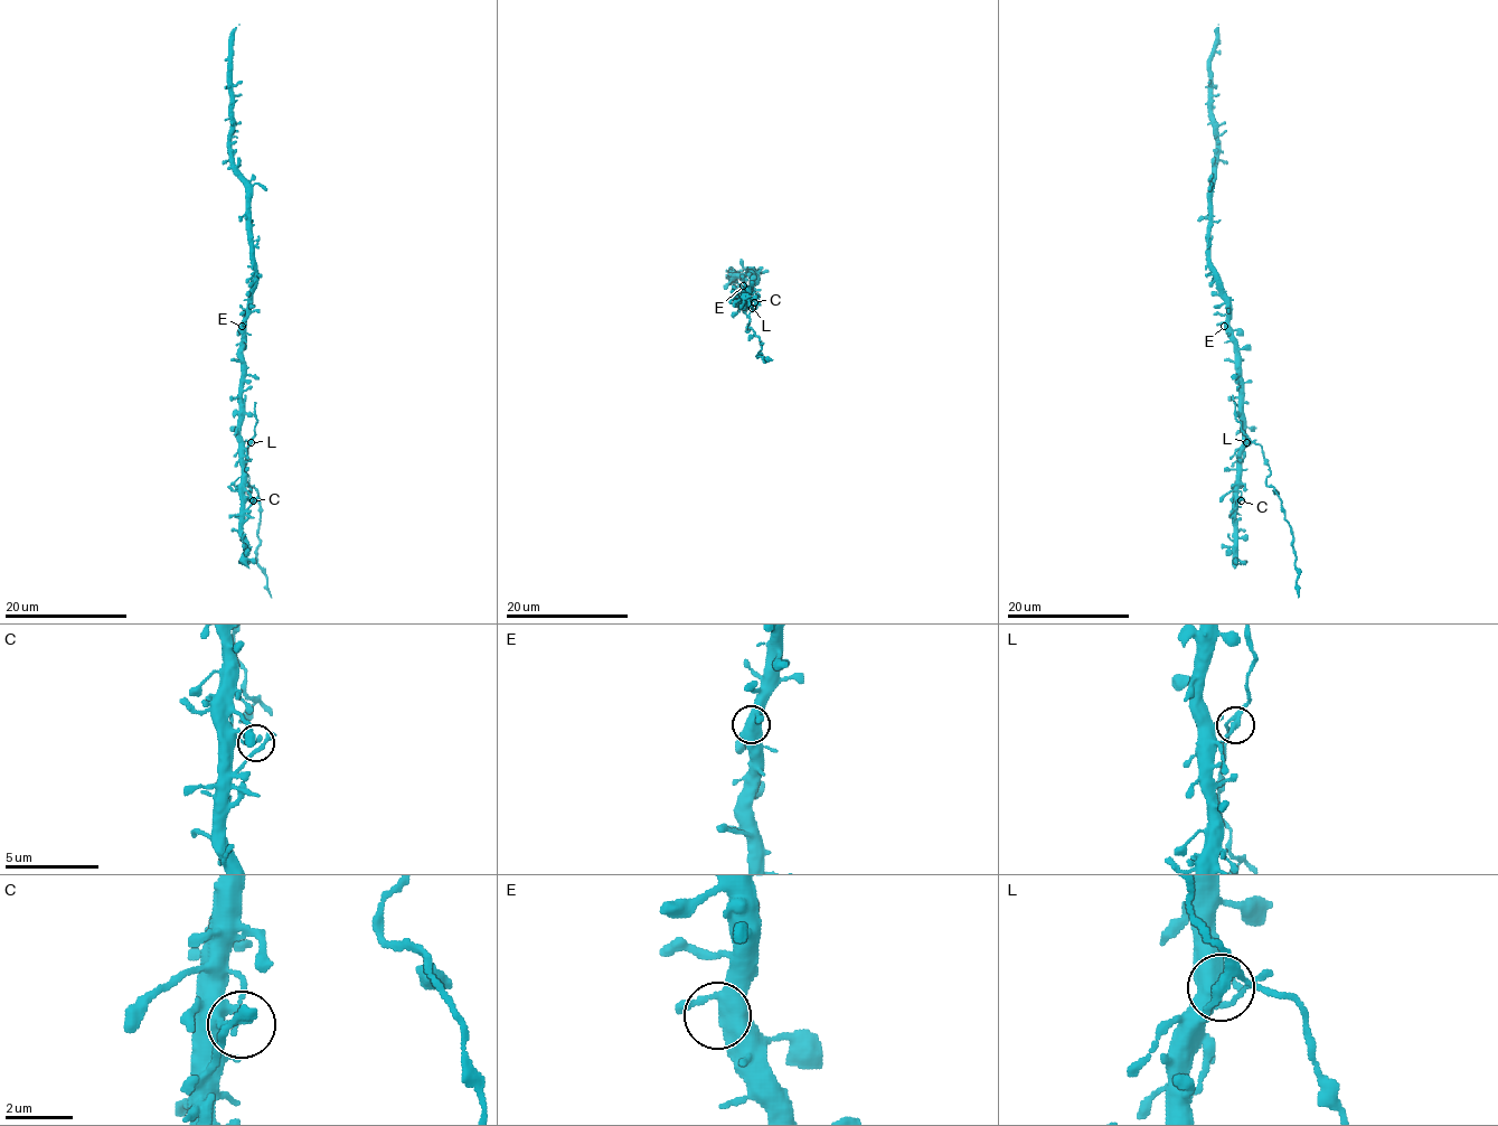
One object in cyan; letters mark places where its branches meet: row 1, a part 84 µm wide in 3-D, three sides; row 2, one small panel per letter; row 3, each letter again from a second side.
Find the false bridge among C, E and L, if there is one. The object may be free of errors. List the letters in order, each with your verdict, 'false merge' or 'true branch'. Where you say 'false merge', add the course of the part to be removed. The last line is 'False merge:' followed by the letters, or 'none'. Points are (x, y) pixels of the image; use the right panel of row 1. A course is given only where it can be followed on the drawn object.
C: true branch
E: true branch
L: true branch
False merge: none

